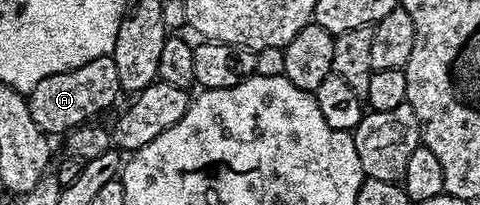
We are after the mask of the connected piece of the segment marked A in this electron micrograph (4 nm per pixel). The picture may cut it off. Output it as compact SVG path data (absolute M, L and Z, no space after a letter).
M113 55L101 56L84 66L76 66L36 82L36 86L28 93L32 122L36 122L36 126L40 126L40 130L47 134L68 133L81 124L93 121L97 112L112 107L121 92L120 74L116 74Z

